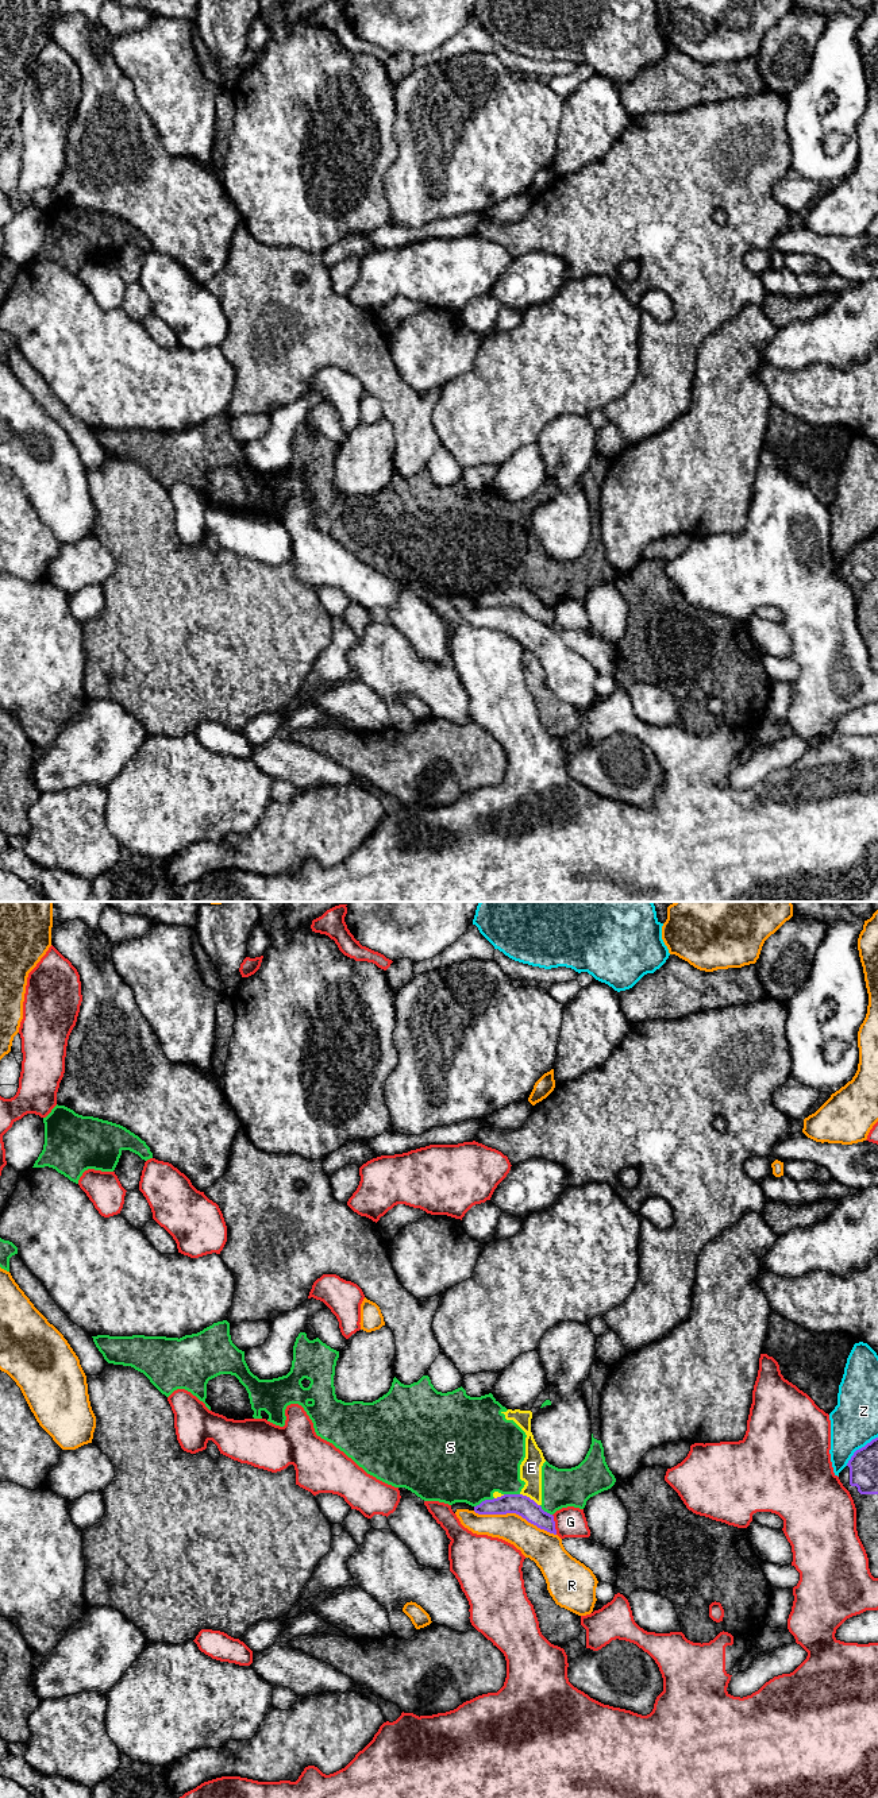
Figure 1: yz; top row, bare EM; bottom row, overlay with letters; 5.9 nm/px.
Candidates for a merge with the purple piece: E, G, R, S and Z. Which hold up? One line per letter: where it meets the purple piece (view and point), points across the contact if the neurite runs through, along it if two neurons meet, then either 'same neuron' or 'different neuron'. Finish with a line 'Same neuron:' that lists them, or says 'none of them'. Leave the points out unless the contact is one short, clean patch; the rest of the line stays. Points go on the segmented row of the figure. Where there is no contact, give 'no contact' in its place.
E: yz (528, 1497) | along yz (520, 1493), (532, 1499), (539, 1505) | different neuron
G: yz (554, 1524) | different neuron
R: yz (515, 1512) | different neuron
S: yz (485, 1500) | different neuron
Z: yz (859, 1449) | different neuron
Same neuron: none of them

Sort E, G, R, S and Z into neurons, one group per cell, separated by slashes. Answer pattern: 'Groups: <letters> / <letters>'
Groups: E S / G / R / Z

